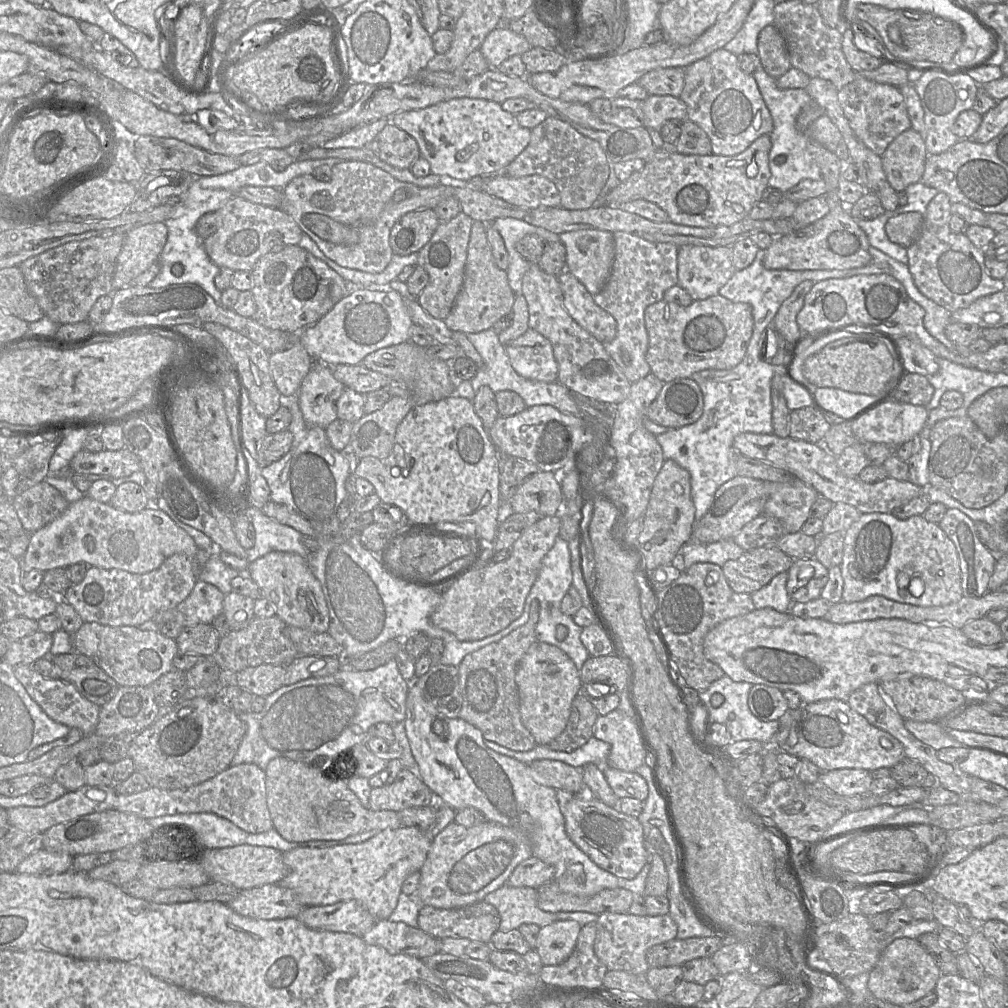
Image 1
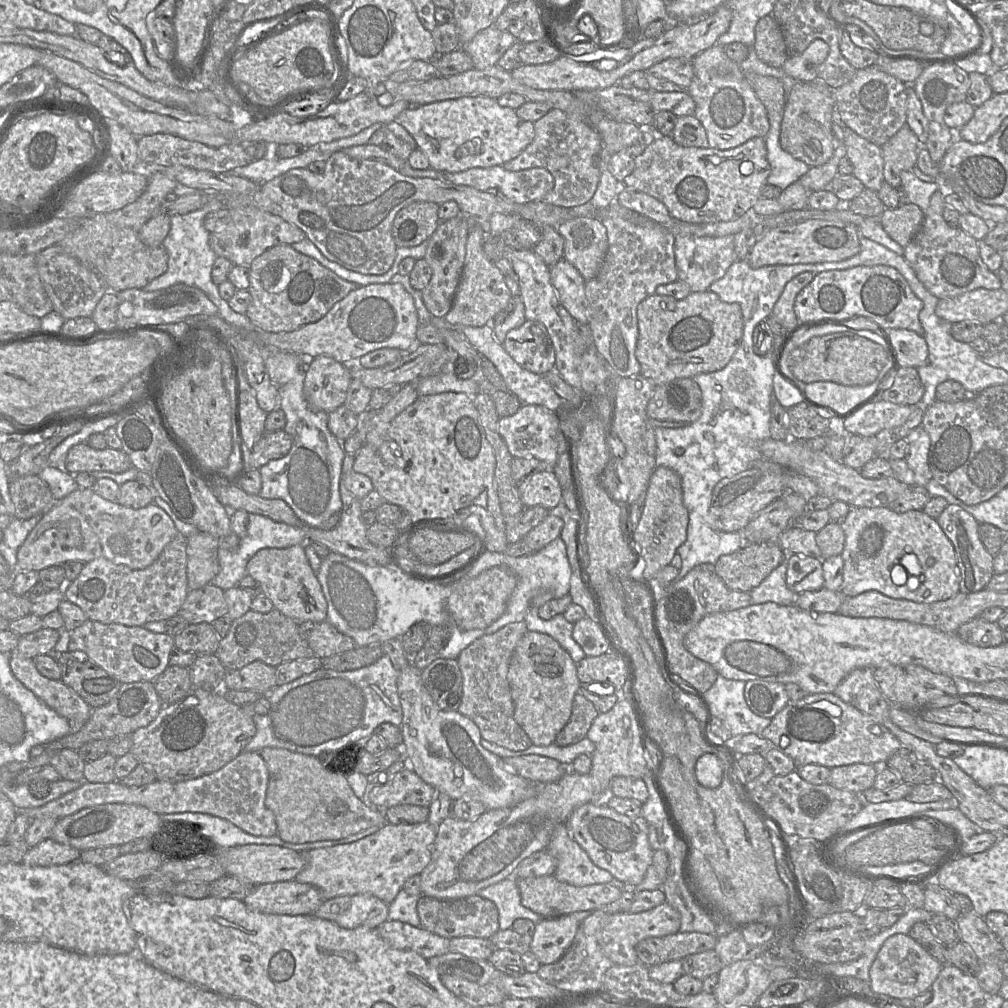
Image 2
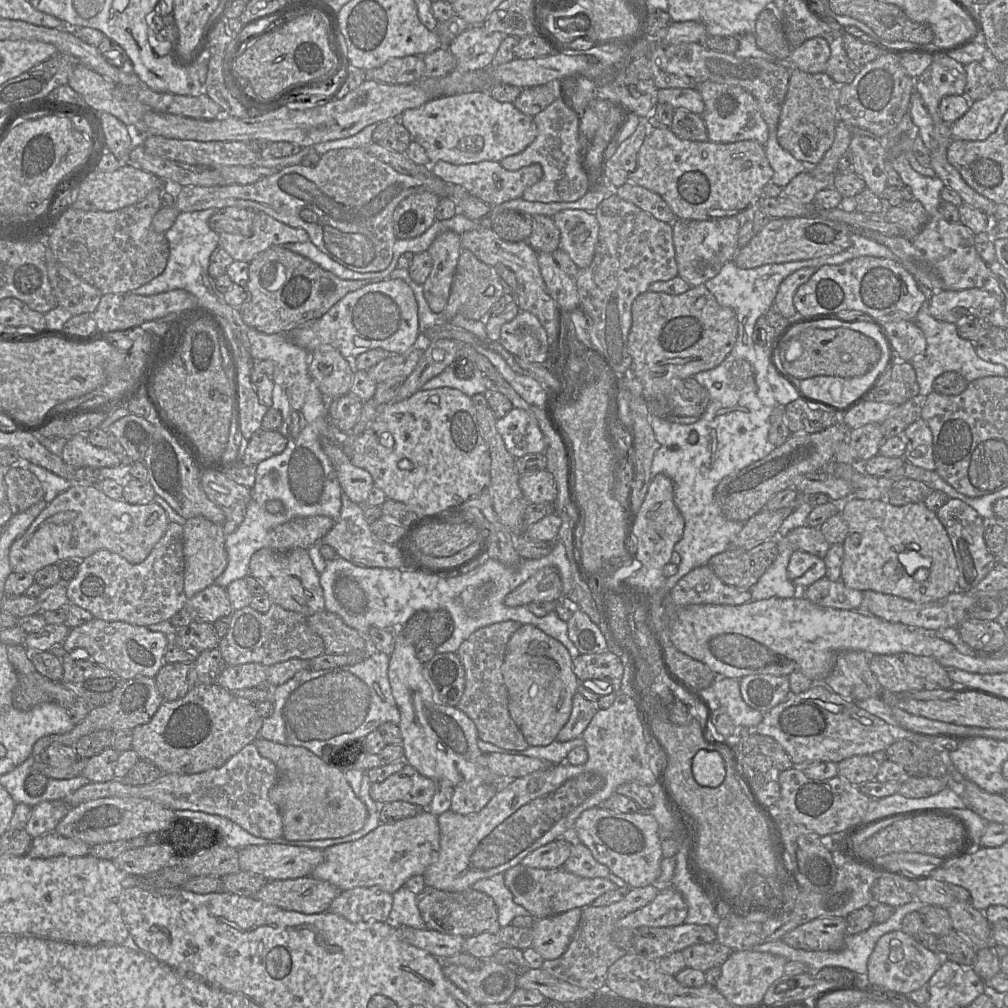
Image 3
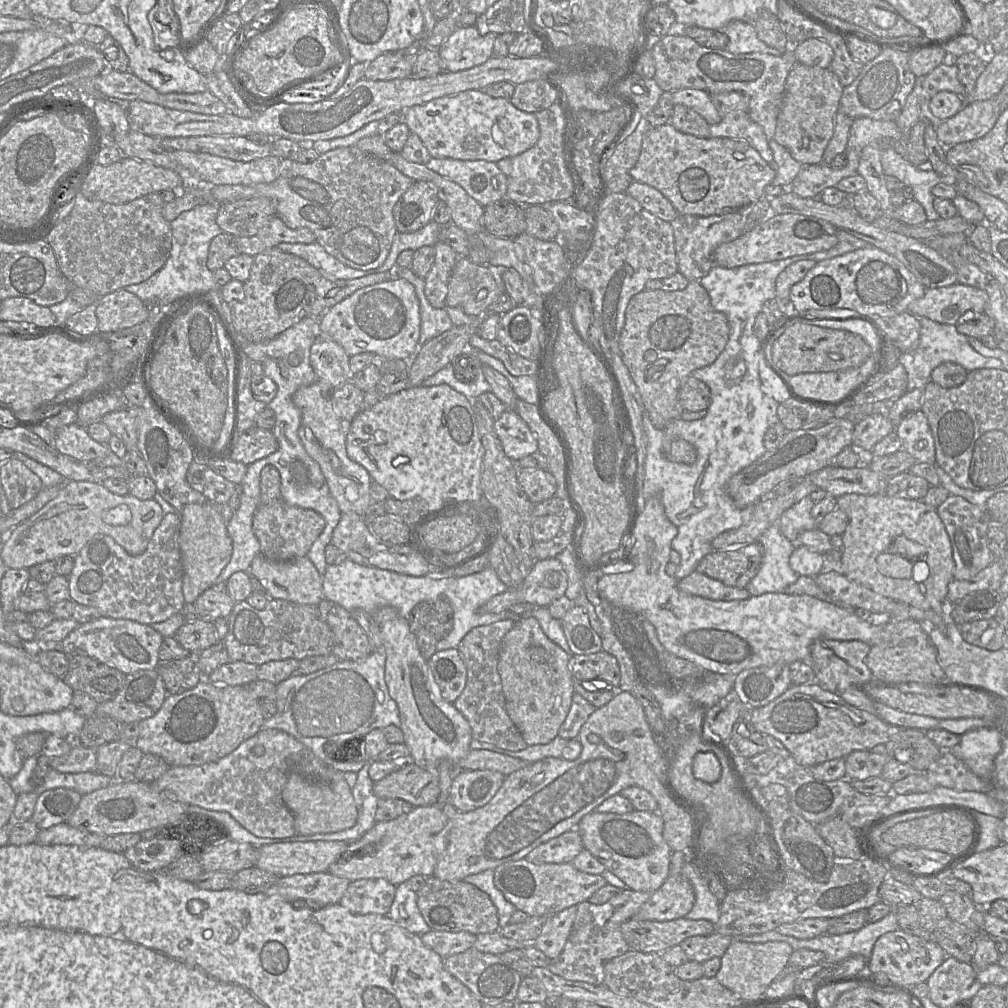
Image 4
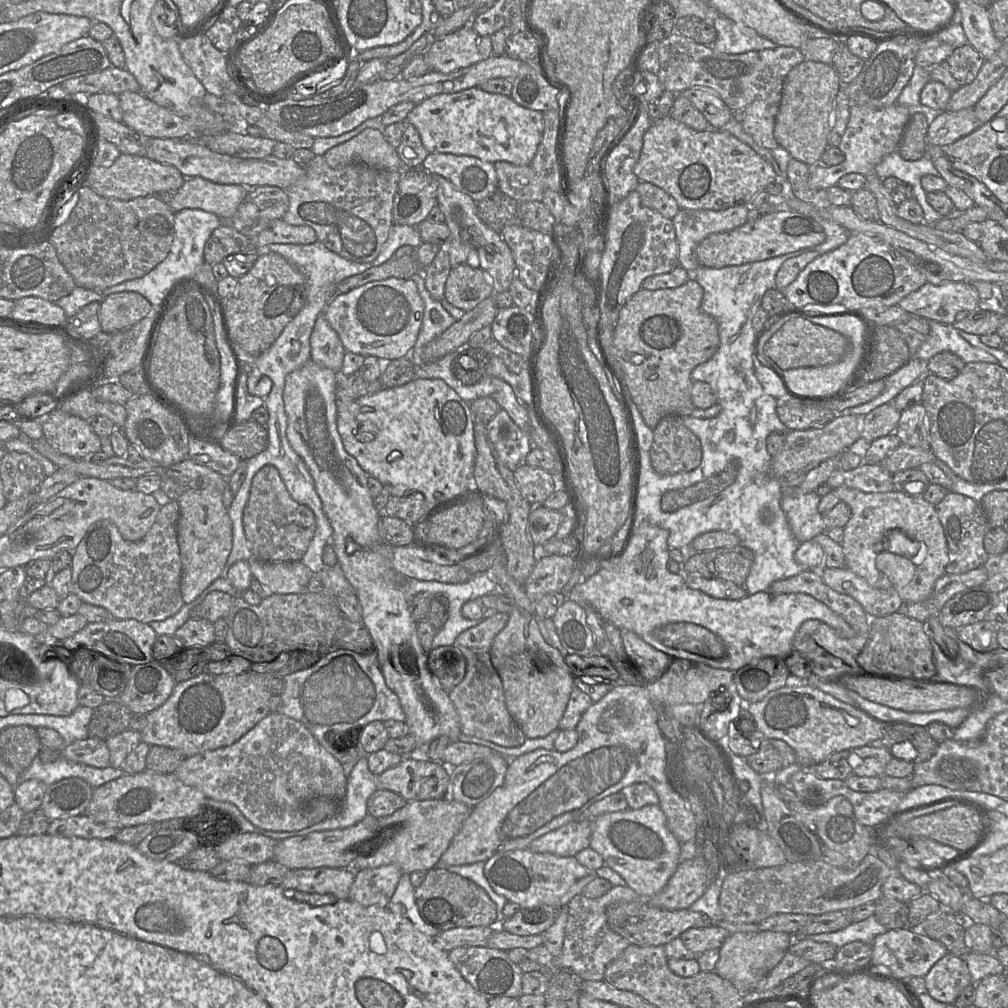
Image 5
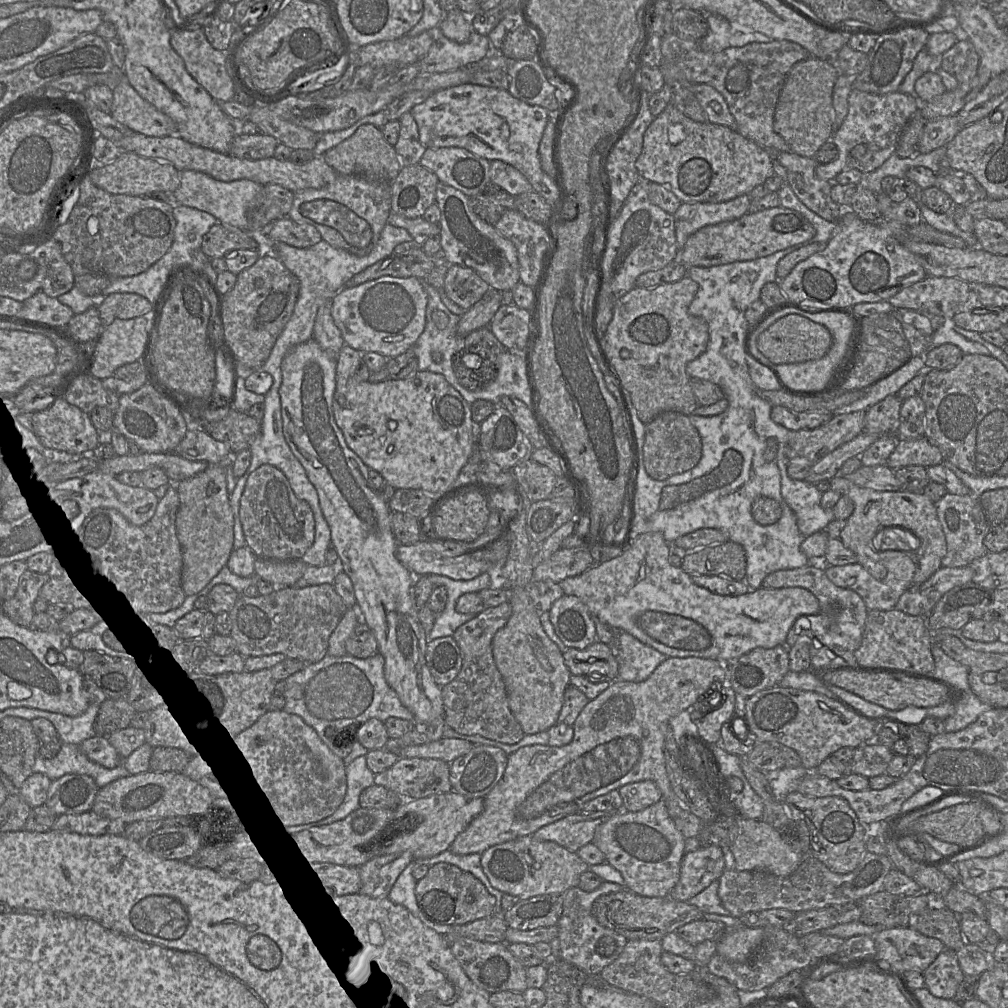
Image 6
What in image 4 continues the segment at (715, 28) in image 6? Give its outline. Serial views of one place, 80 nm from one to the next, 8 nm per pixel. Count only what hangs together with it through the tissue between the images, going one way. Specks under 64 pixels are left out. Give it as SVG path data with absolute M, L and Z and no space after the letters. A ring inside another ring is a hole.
M732 21L723 27L729 41L725 50L732 54L764 53L780 55L782 52L762 42L756 33L753 23Z

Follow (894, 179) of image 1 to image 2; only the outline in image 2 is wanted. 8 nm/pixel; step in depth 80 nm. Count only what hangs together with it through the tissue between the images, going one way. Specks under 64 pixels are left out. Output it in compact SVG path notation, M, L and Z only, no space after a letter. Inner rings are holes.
M905 125L881 147L886 183L895 189L902 187L901 173L912 172L921 146L915 133Z

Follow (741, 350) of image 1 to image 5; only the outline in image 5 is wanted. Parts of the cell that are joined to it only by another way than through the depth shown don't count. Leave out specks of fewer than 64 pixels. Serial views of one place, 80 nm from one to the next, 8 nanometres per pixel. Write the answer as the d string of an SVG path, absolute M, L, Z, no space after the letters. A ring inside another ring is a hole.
M689 278L686 283L676 288L641 288L628 299L619 312L613 345L623 372L622 380L645 423L652 429L665 416L691 415L695 409L691 396L691 372L697 365L709 360L720 346L718 323L701 308L703 292L702 286L693 278Z

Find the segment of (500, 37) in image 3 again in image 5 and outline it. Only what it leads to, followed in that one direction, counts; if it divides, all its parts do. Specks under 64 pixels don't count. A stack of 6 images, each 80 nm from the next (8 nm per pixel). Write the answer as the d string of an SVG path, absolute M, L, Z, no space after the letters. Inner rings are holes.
M471 25L435 39L427 49L430 70L448 74L489 58L491 36L480 36Z

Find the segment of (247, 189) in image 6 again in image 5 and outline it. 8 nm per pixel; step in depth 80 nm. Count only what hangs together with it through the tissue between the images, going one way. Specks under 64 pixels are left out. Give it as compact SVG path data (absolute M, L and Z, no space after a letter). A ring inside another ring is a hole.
M195 176L185 179L168 205L174 214L184 208L196 208L227 220L236 213L248 192L244 185L218 184Z

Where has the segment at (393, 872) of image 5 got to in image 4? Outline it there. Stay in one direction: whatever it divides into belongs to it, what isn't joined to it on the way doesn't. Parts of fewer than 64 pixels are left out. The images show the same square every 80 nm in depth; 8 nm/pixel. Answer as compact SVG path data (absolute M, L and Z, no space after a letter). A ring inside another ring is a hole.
M383 878L359 879L350 882L338 902L354 914L388 915L396 886Z

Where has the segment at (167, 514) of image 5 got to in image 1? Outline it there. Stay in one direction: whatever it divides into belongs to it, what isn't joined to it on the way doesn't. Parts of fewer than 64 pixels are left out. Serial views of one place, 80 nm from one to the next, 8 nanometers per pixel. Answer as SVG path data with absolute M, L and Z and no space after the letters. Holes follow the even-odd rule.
M184 554L168 557L157 569L145 574L132 574L119 569L89 567L84 579L72 584L63 596L84 622L96 622L105 626L136 626L151 620L157 613L176 607L184 601L195 586L195 564Z

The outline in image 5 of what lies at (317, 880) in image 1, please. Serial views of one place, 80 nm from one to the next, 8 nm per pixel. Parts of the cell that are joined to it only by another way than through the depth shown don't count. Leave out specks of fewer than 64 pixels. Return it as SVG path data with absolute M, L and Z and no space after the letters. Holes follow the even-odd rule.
M452 798L407 801L405 806L395 811L392 815L376 818L378 820L378 832L380 833L384 829L388 829L392 824L402 822L399 826L399 835L381 849L365 856L358 856L345 869L359 871L366 868L394 864L403 873L411 874L414 871L428 872L436 867L452 839L470 815L471 810L471 807Z

